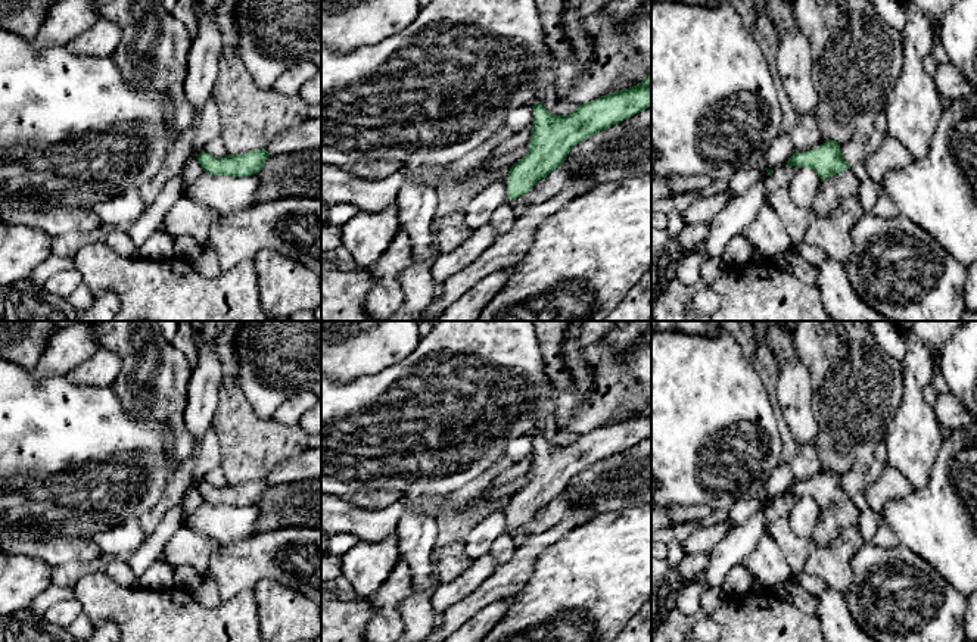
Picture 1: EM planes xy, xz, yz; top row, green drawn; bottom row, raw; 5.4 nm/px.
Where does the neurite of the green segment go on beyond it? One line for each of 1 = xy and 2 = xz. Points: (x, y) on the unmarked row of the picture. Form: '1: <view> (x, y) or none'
1: none
2: none

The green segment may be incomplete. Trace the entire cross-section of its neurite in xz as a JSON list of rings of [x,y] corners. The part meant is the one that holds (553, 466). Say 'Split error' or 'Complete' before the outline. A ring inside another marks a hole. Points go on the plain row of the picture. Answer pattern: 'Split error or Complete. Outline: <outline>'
Complete. Outline: [[[651,402],[637,415],[579,434],[569,445],[551,445],[539,433],[535,433],[532,437],[533,452],[530,470],[528,471],[529,482],[508,501],[507,529],[510,530],[529,523],[541,508],[545,508],[551,501],[558,498],[566,490],[570,479],[578,473],[601,459],[620,454],[623,449],[628,449],[647,437],[651,437]]]

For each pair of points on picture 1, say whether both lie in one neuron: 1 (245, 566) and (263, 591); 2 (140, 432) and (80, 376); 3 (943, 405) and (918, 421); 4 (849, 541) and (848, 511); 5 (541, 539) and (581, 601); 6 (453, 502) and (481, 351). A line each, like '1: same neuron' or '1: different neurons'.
1: different neurons
2: different neurons
3: different neurons
4: different neurons
5: different neurons
6: different neurons

